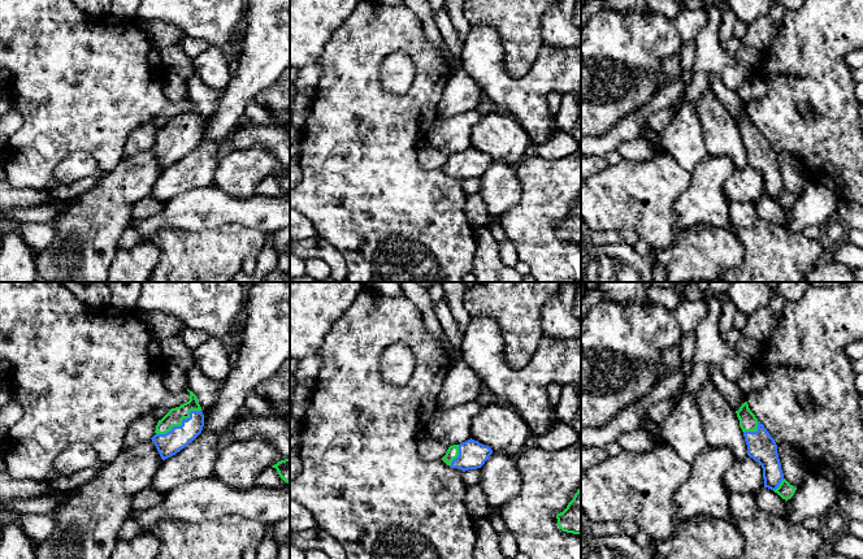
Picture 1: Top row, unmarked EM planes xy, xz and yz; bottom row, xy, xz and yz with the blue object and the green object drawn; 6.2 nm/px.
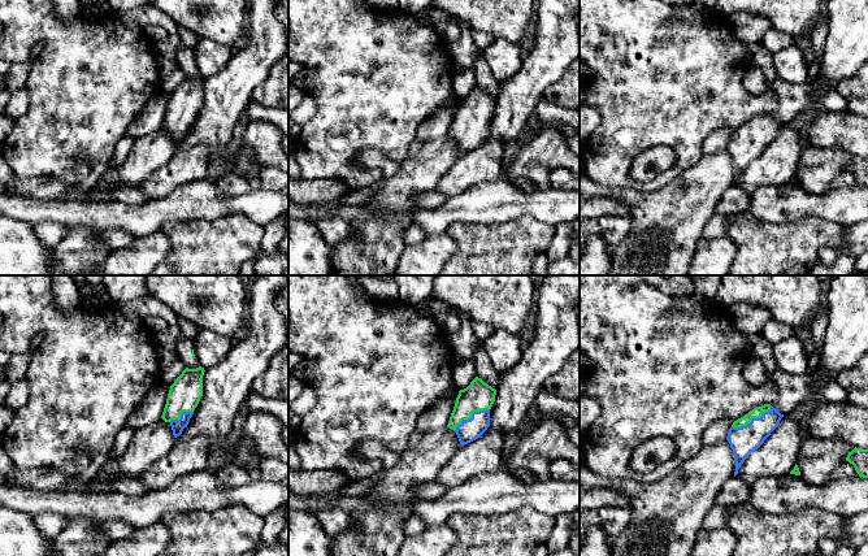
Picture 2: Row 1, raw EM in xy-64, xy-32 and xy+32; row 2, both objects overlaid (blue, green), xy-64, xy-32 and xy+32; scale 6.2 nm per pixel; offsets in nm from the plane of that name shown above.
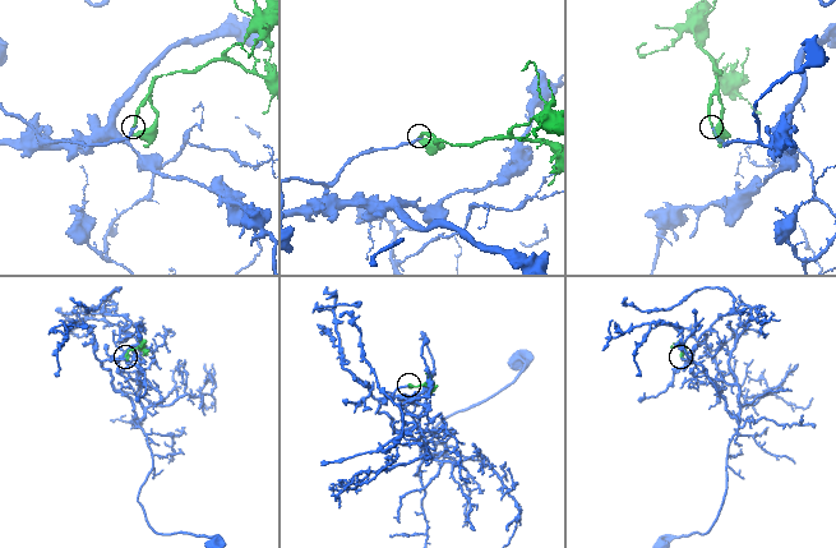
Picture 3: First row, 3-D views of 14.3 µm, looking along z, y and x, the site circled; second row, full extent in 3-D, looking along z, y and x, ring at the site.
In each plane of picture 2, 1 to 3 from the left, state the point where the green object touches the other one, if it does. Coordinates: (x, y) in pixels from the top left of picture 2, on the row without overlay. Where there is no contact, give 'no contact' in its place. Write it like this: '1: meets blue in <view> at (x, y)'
1: meets blue in xy-64 at (181, 124)
2: meets blue in xy-32 at (472, 125)
3: meets blue in xy+32 at (753, 127)

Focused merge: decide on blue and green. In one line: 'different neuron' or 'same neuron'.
same neuron

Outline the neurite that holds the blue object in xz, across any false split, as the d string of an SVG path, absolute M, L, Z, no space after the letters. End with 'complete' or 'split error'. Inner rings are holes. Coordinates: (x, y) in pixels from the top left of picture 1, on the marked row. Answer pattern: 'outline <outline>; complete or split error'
outline M470 438L460 445L450 446L442 460L447 465L465 472L481 468L491 454L491 447Z; split error

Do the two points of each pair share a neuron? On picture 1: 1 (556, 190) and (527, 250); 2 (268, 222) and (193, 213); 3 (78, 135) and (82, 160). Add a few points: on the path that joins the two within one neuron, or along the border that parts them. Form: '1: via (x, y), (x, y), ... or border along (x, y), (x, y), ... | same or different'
1: via (543, 204), (533, 220), (533, 235) | same
2: via (250, 212), (212, 212) | same
3: border along (55, 168), (69, 155), (85, 151), (103, 172) | different

